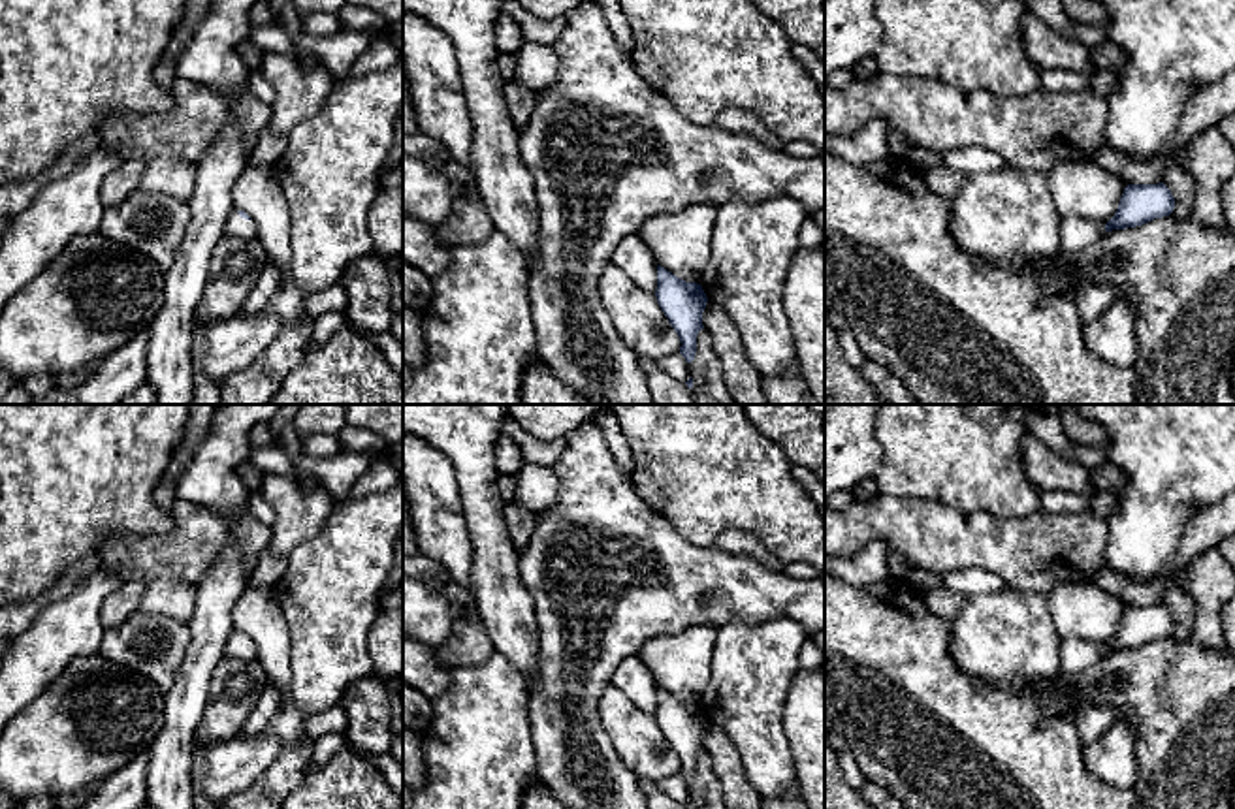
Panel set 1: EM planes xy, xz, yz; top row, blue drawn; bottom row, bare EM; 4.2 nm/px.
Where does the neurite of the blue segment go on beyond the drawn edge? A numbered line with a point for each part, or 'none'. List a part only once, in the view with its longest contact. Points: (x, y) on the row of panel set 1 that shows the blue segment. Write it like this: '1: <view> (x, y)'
1: xy (236, 226)

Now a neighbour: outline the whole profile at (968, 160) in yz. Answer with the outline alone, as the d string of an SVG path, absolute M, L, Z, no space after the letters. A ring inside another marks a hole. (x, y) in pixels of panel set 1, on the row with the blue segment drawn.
M958 147L943 154L943 164L951 169L970 173L992 173L1007 167L1005 160L983 147Z

